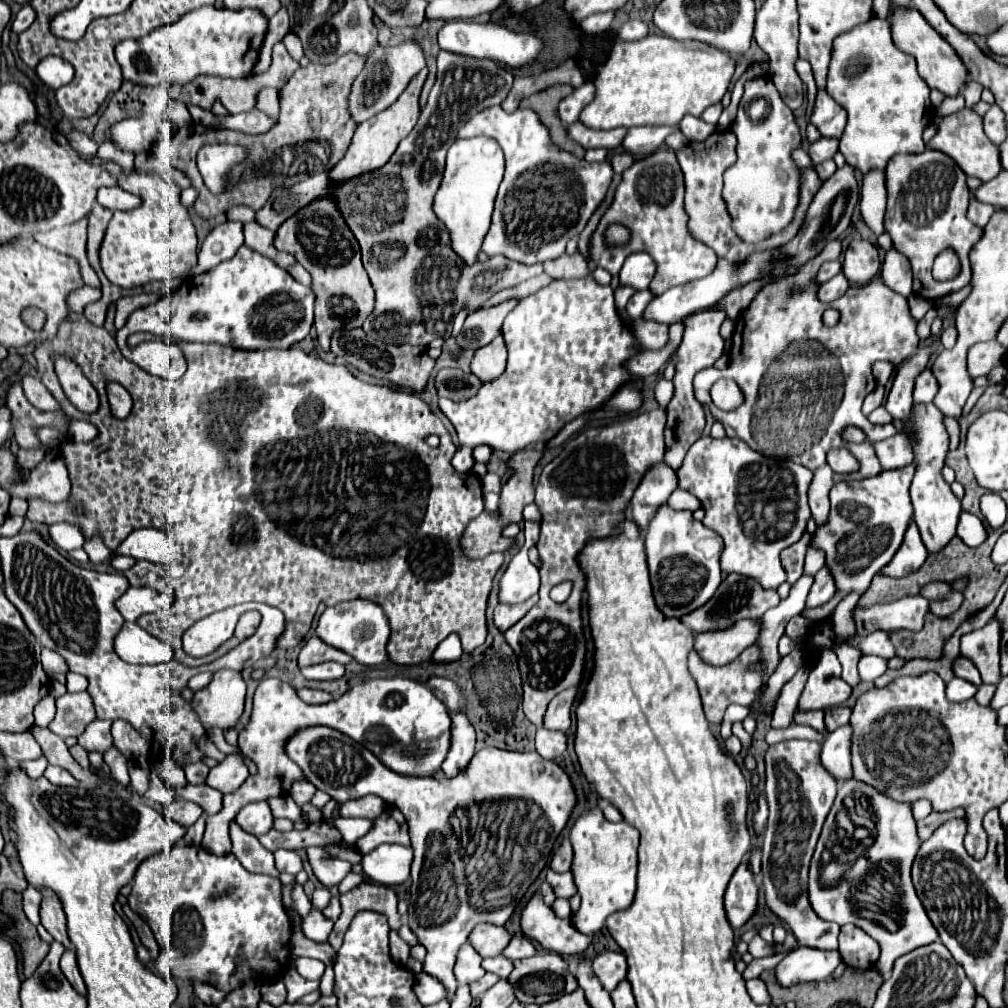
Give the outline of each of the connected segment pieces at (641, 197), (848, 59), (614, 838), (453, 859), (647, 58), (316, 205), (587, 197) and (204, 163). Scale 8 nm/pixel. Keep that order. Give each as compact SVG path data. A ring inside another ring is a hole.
M657 150L647 158L637 160L629 170L623 172L623 180L617 188L615 200L611 208L605 212L605 216L601 218L599 228L591 238L593 262L615 276L619 274L629 254L647 252L657 264L655 278L649 286L655 296L663 294L673 286L711 274L713 266L717 264L717 254L709 246L693 238L691 232L687 230L689 216L683 208L683 196L685 196L683 172L679 168L673 150ZM611 224L621 224L631 232L631 238L625 244L625 248L609 248L609 244L603 242L603 232Z
M873 18L835 38L833 54L829 62L827 90L847 110L847 124L841 137L839 152L845 156L847 164L853 164L853 168L867 174L873 166L883 170L895 154L925 150L923 130L925 130L927 120L923 122L923 116L927 114L925 104L929 102L931 90L929 86L925 86L925 80L917 74L915 58L901 52L893 44L891 24L887 18Z
M597 806L597 810L587 808L583 816L579 816L569 838L575 850L571 872L581 896L581 908L575 912L575 928L585 934L595 934L605 926L607 916L633 904L637 890L639 832L631 824L607 822Z
M309 726L309 728L301 728L297 730L285 744L285 752L287 756L303 770L305 778L321 792L329 794L333 800L337 802L347 802L351 798L363 798L367 794L375 794L381 796L387 804L395 806L401 810L401 814L405 816L407 824L409 824L409 838L411 838L411 848L415 850L415 860L411 866L411 900L409 900L409 926L411 930L417 934L419 942L427 948L427 958L423 962L423 970L427 974L433 974L435 978L441 978L441 982L445 982L445 988L449 990L447 1000L453 1000L453 994L457 990L457 980L453 976L453 966L455 966L455 958L457 952L461 948L461 944L467 942L471 930L479 924L479 922L493 922L497 926L503 926L515 906L519 904L519 900L525 896L527 888L537 880L537 876L541 874L541 870L547 866L549 856L553 852L553 846L557 842L557 836L563 832L575 804L577 804L577 794L575 788L571 784L571 778L565 774L565 770L555 764L553 760L545 760L541 758L537 752L507 752L507 750L499 750L499 748L483 748L473 756L473 762L467 766L465 772L461 772L457 778L451 780L435 780L435 778L405 778L401 774L393 774L393 770L387 770L387 766L383 766L377 756L373 756L367 748L363 748L359 742L351 740L349 736L341 734L335 728L329 726ZM513 800L529 800L529 806L537 806L533 810L527 810L527 820L525 824L531 824L529 834L525 834L525 830L519 832L519 828L523 826L523 810L527 808L523 802L513 802ZM471 804L483 804L485 806L477 806L481 816L489 816L491 824L491 834L493 832L501 832L501 838L511 838L513 836L513 858L511 864L505 868L505 878L495 878L489 882L489 898L479 898L481 890L473 890L471 880L467 878L467 866L475 866L475 850L479 846L479 836L469 836L469 844L465 842L457 842L457 834L453 834L453 826L449 826L449 820L453 820L455 810Z
M651 34L637 42L617 40L607 62L595 76L597 98L581 112L581 122L593 130L632 126L677 126L683 116L701 116L711 104L721 102L729 90L735 60L705 42L679 42Z
M325 196L299 210L277 230L275 248L293 254L313 276L313 292L317 294L315 328L321 348L329 352L333 332L359 328L375 306L375 290L361 264L361 250L355 236L345 226L335 202Z
M491 106L471 118L459 132L459 138L469 136L495 138L507 160L505 178L495 200L491 228L483 240L483 250L489 256L503 254L521 264L537 264L565 254L567 242L581 234L589 218L603 202L613 180L611 162L587 162L575 158L551 142L549 130L541 124L537 112L517 110L507 114L501 106Z
M213 144L203 146L197 154L197 166L205 180L205 186L213 194L229 190L227 174L247 158L247 148L239 144Z

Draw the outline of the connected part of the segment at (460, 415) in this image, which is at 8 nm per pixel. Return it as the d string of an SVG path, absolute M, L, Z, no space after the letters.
M589 274L577 280L555 280L543 290L523 298L515 310L509 312L503 324L503 336L509 348L509 360L505 372L485 382L479 394L465 402L453 402L449 398L439 398L441 412L451 420L457 430L461 448L455 452L451 464L459 472L471 472L473 448L479 444L493 446L495 450L505 450L509 454L523 450L529 444L549 442L567 422L575 420L585 412L593 412L605 406L611 396L627 382L639 380L625 370L625 362L641 352L631 326L619 316L613 300L613 288L601 286Z

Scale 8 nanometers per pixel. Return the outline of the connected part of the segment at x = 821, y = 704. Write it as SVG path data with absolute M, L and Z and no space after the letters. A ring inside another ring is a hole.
M825 650L815 668L811 668L809 680L801 694L798 708L800 710L819 710L829 706L841 706L849 700L851 688L839 680L841 664L833 650Z

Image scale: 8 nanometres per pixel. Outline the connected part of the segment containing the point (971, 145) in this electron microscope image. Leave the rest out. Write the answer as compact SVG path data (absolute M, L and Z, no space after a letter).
M963 108L963 110L955 112L955 114L947 116L947 118L937 118L935 126L937 126L937 134L929 142L929 146L949 154L961 166L961 170L965 170L967 176L975 176L981 182L987 182L987 180L995 178L1003 170L1001 156L999 156L999 146L995 146L985 136L985 132L983 132L983 116L979 116L975 110Z

